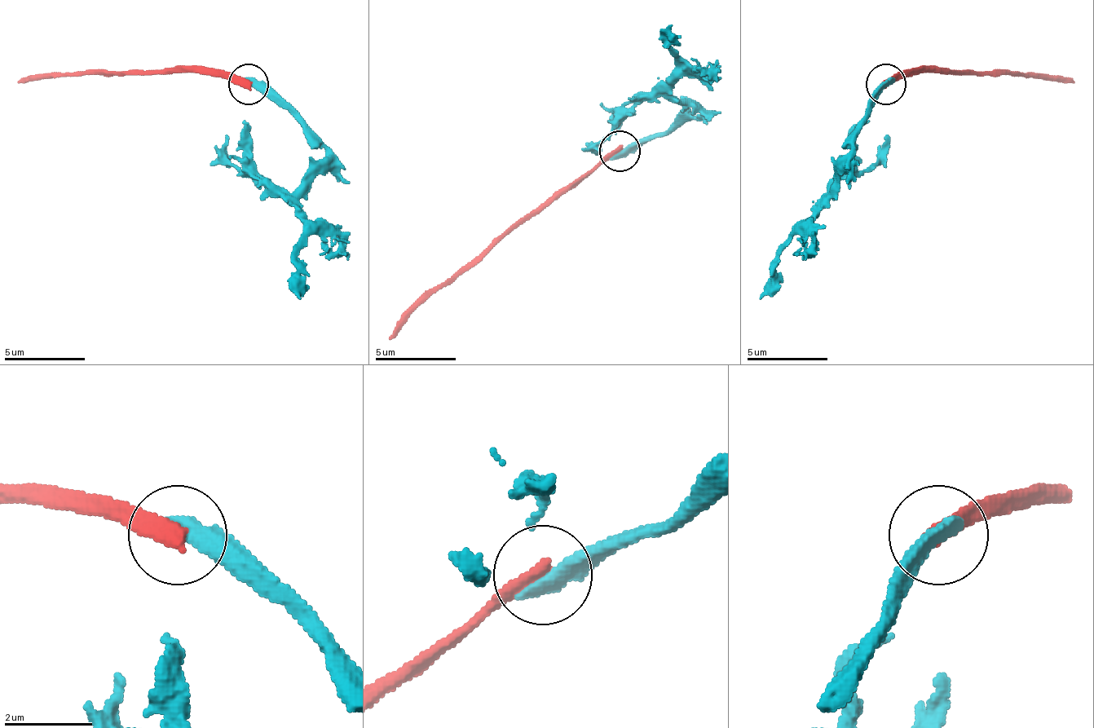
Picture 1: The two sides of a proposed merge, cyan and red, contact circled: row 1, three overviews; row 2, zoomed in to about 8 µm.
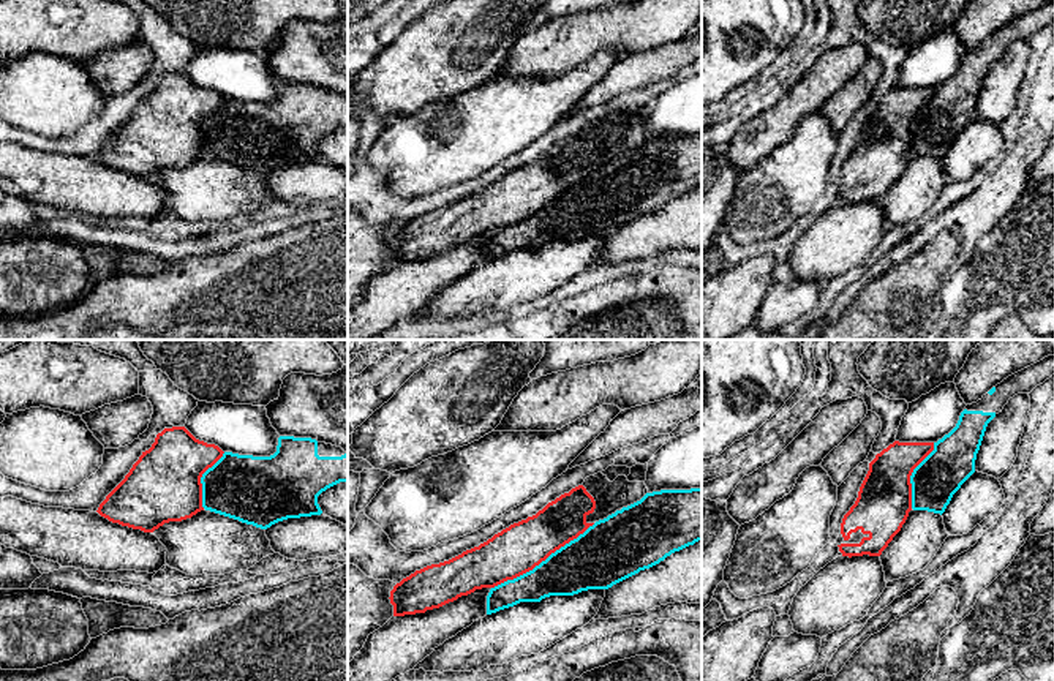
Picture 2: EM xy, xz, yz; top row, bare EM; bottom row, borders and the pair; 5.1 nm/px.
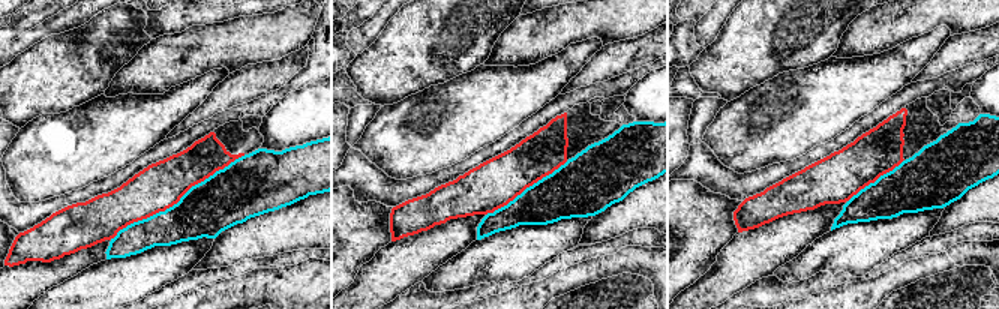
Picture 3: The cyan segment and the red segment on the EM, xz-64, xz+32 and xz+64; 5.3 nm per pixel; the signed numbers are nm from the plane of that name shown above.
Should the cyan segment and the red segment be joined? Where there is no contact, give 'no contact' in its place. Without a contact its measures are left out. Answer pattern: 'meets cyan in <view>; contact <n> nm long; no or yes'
meets cyan in xz; contact 600 nm long; no

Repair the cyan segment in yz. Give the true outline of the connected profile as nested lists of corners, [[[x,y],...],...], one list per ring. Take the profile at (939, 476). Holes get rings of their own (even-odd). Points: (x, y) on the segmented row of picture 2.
[[[1054,356],[1008,376],[981,400],[967,404],[956,427],[934,442],[934,450],[913,469],[912,509],[943,514],[953,495],[975,472],[988,423],[1018,393],[1030,393],[1054,374]]]

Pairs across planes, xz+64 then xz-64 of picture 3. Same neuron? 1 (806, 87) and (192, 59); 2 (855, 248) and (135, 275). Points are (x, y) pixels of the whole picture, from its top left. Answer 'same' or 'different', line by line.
1: different
2: same

